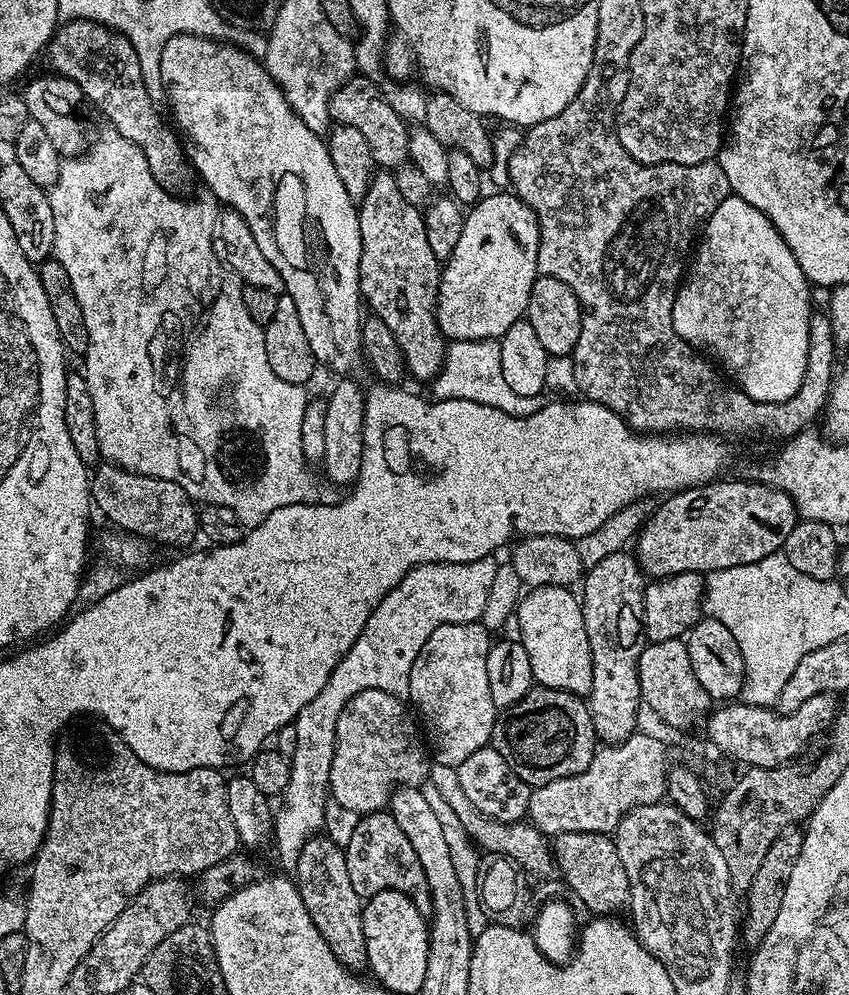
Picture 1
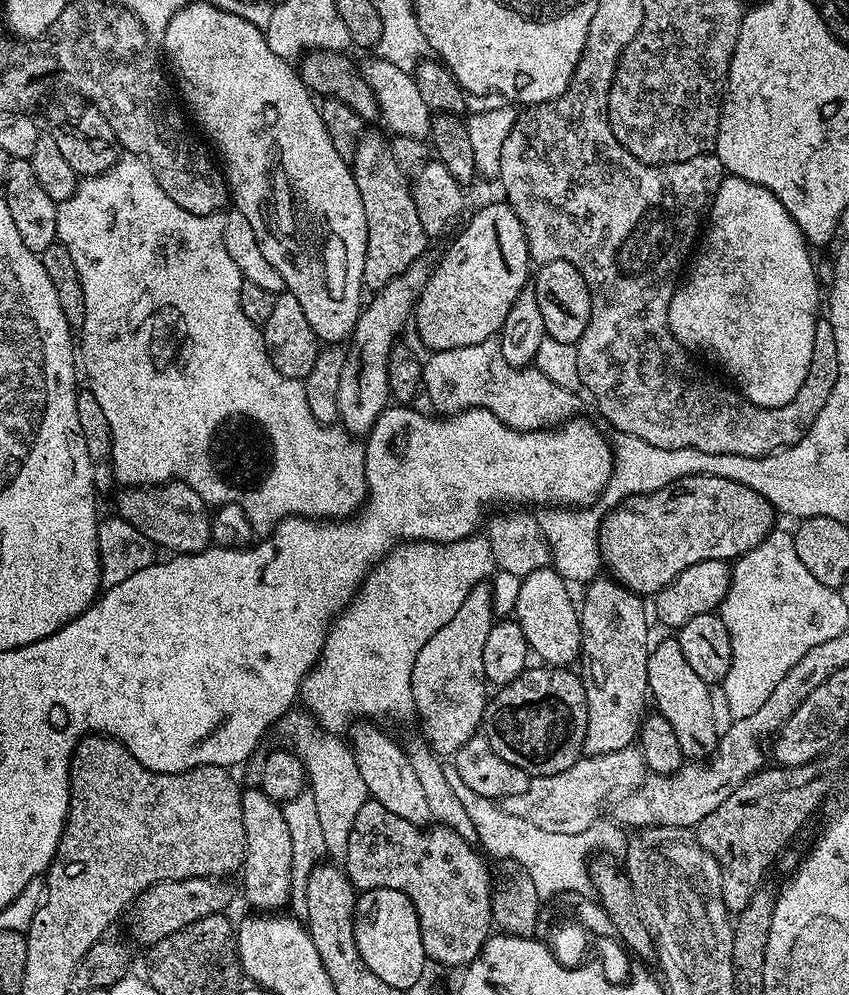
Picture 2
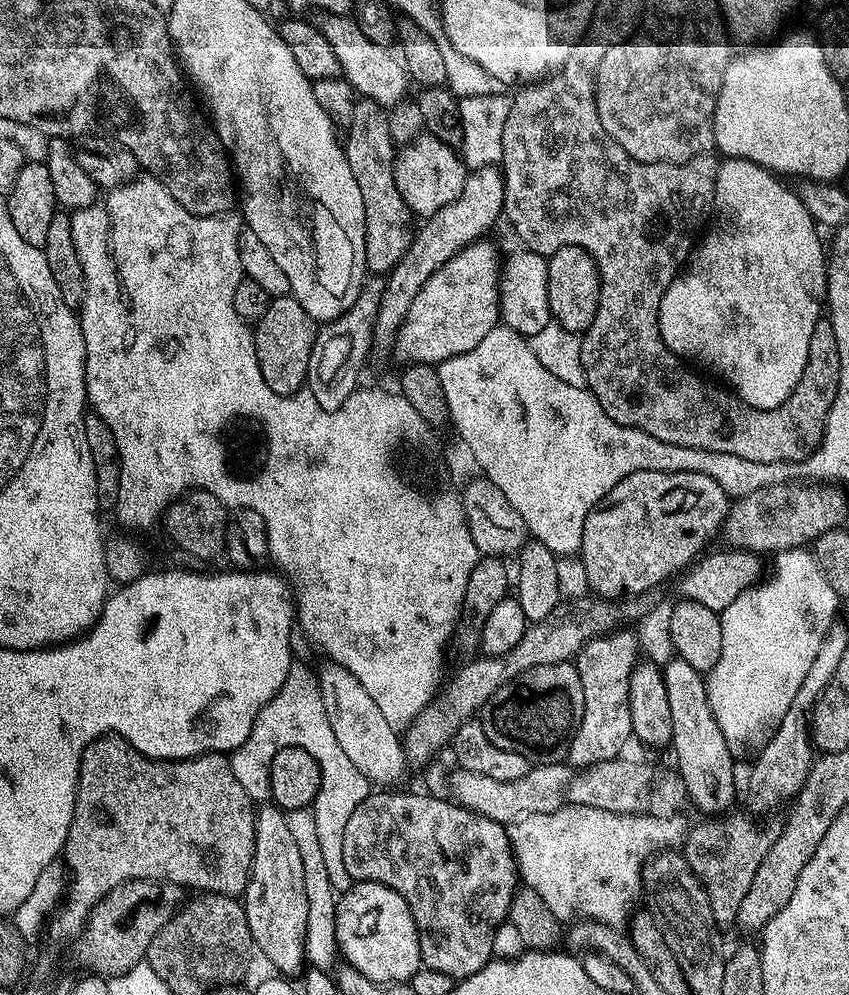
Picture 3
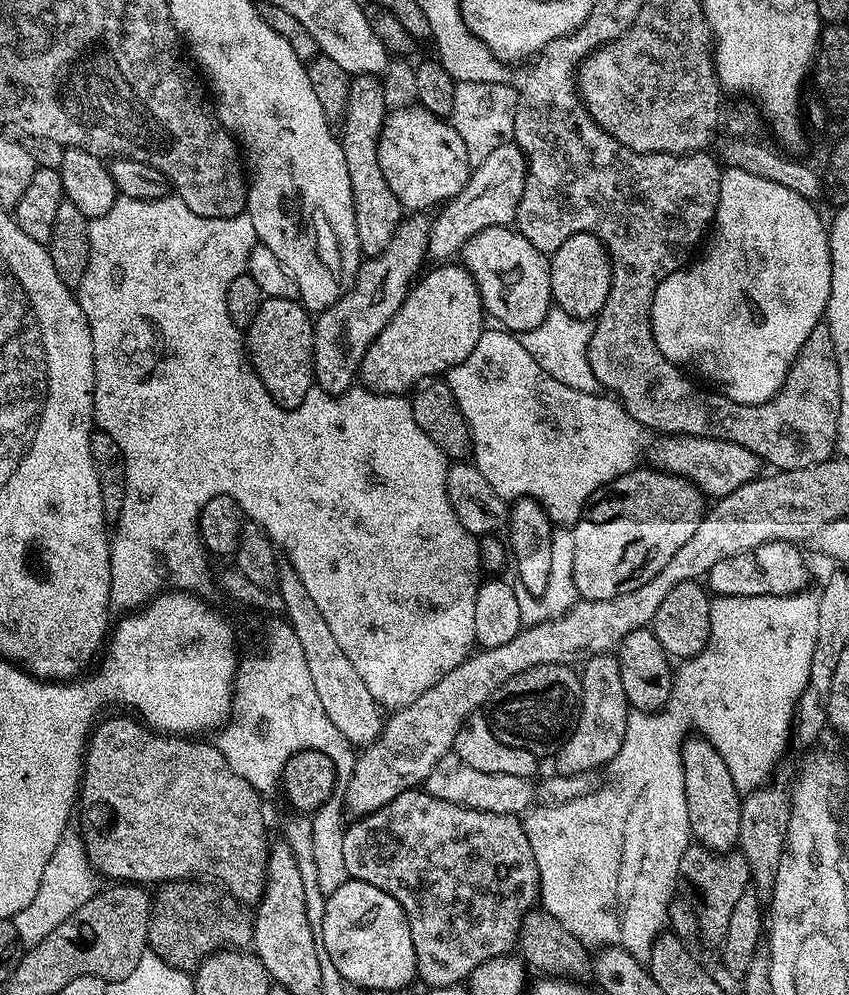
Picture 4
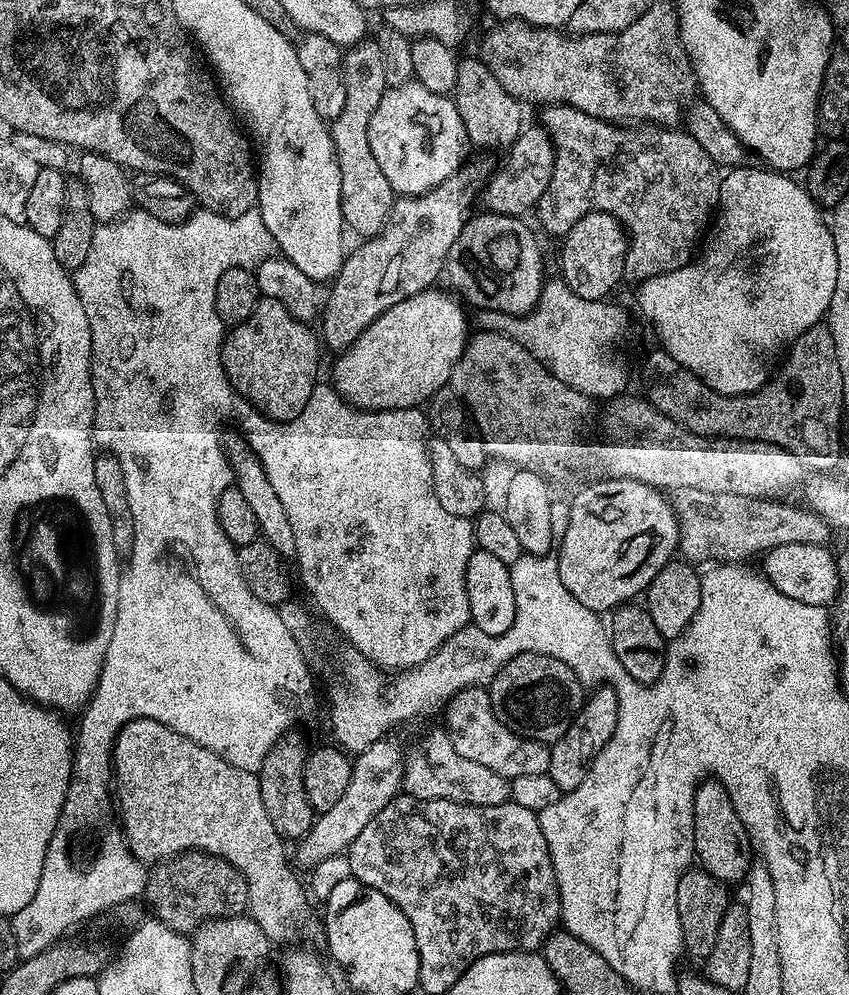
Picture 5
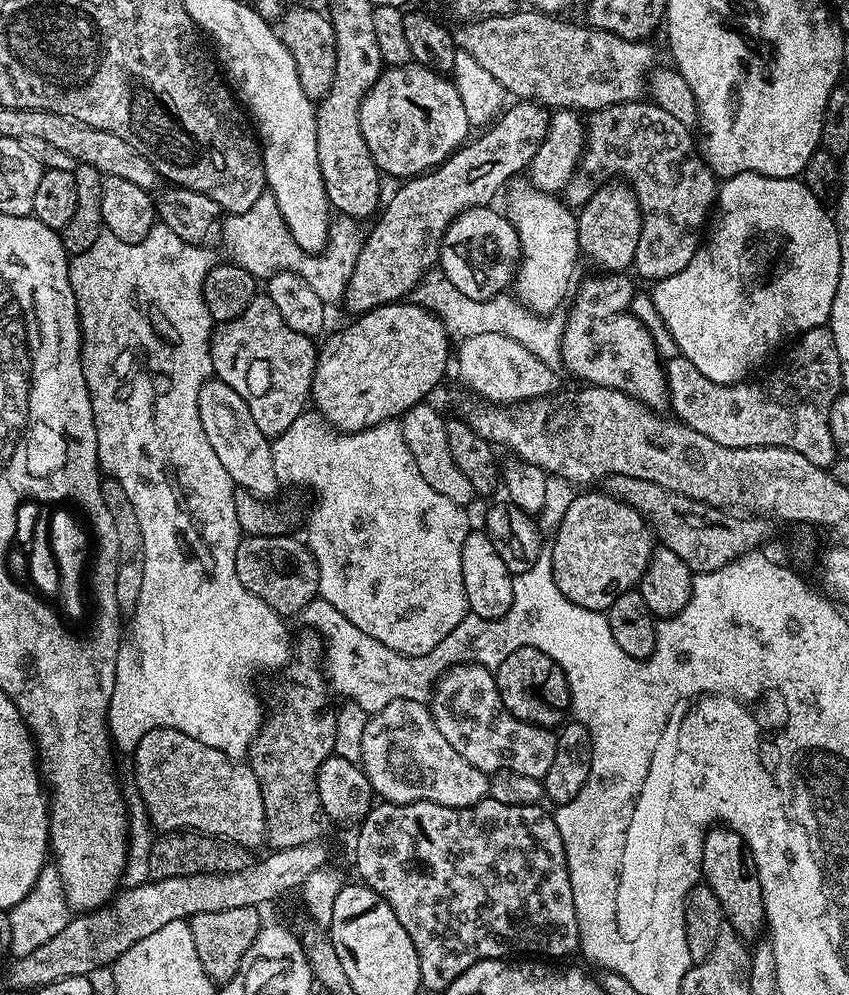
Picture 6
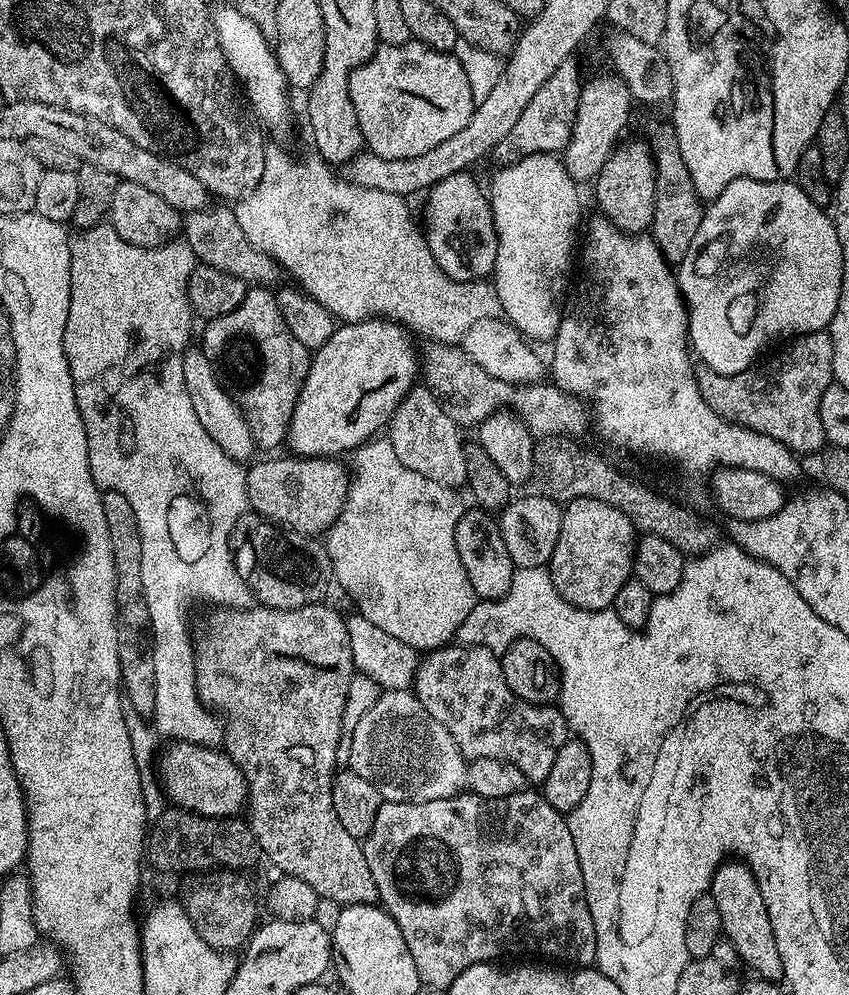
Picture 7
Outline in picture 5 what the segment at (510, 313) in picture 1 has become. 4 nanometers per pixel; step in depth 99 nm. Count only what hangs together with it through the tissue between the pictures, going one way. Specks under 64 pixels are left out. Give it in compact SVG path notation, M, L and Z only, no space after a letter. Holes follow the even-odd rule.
M436 286L427 288L398 302L398 306L390 306L390 310L378 314L378 318L362 330L359 338L335 357L336 365L332 368L330 383L352 407L362 408L365 412L420 408L427 405L440 388L449 387L452 372L470 339L470 316L464 313L465 305L455 295L447 296L438 289Z

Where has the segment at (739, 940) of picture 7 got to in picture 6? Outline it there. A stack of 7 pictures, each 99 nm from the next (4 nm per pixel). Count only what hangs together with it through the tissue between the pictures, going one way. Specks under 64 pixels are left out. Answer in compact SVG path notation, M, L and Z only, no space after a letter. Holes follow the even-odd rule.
M713 826L705 834L704 845L702 846L702 880L703 883L712 887L714 895L718 897L718 902L724 911L727 927L734 929L744 941L755 941L757 939L755 936L762 932L762 925L765 923L762 886L758 882L758 870L754 866L754 858L750 854L746 842L733 828Z

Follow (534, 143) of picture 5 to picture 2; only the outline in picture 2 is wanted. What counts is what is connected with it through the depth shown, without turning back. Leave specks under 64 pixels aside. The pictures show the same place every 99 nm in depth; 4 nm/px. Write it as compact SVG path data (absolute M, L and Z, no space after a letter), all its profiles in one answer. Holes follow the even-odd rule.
M427 259L415 260L402 274L398 274L386 286L377 289L372 301L367 301L366 306L361 307L360 317L356 325L352 327L350 345L352 352L347 353L344 365L342 366L342 382L338 382L338 402L336 403L336 415L339 423L345 432L353 438L367 437L372 431L374 422L384 413L385 408L390 404L390 393L388 391L388 367L390 366L390 354L392 347L401 339L400 331L409 327L414 316L416 300L420 297L421 290L426 286L428 275L432 273L433 265L427 264Z

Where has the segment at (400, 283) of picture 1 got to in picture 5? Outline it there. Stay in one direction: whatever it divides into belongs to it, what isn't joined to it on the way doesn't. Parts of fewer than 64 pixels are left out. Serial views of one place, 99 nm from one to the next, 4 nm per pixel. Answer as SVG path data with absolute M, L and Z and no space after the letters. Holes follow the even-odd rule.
M365 38L359 44L353 44L343 53L343 58L346 106L342 106L342 114L331 121L330 131L338 170L342 174L344 227L349 233L357 232L360 238L367 238L382 231L394 203L390 182L386 182L386 174L382 174L370 150L370 118L374 110L378 110L378 102L382 102L389 85L386 82L382 50L375 39Z

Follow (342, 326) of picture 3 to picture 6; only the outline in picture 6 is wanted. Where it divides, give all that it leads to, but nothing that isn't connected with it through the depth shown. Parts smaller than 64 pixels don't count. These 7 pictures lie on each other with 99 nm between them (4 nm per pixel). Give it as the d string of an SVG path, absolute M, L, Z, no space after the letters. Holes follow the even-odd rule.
M516 102L503 109L502 115L491 126L485 127L480 137L469 139L456 149L444 163L431 172L426 172L403 181L404 184L392 197L387 197L379 213L372 233L365 235L356 259L350 282L344 291L343 307L348 307L352 314L368 312L383 304L395 304L403 301L407 294L415 293L416 285L424 276L437 267L440 259L442 238L454 218L458 218L468 208L483 208L493 203L492 199L505 191L504 183L511 176L523 173L531 164L538 146L547 136L550 112L543 104Z

